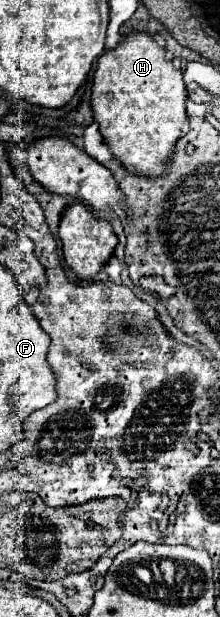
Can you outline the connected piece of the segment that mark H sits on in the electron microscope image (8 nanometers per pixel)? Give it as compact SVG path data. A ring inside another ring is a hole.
M144 31L130 33L116 49L104 53L98 59L98 67L94 73L94 87L92 87L94 121L100 125L104 143L112 151L114 159L124 169L140 177L160 179L166 175L168 165L172 163L176 141L182 137L182 125L186 121L184 101L186 101L186 83L182 79L182 71L172 67L170 59L166 57L166 49L160 47Z

